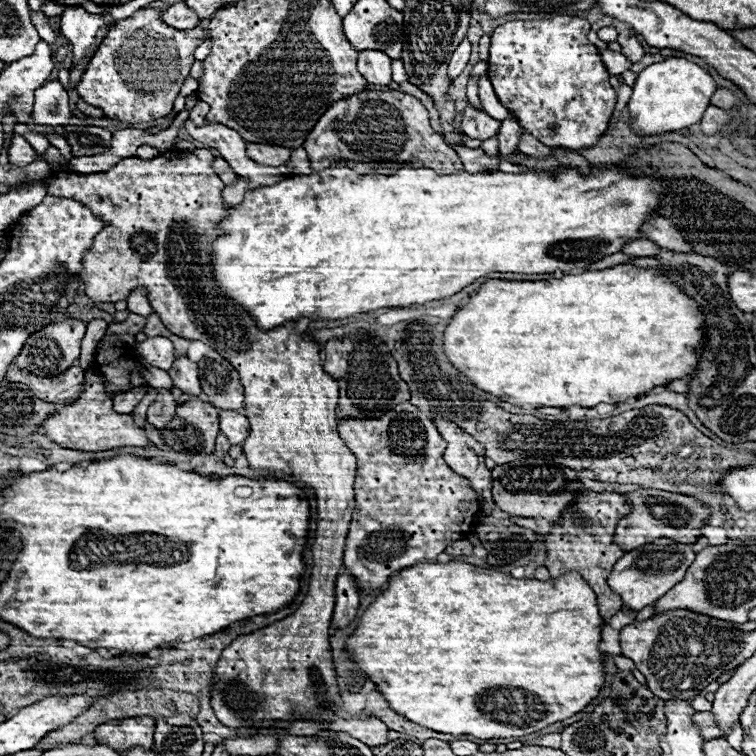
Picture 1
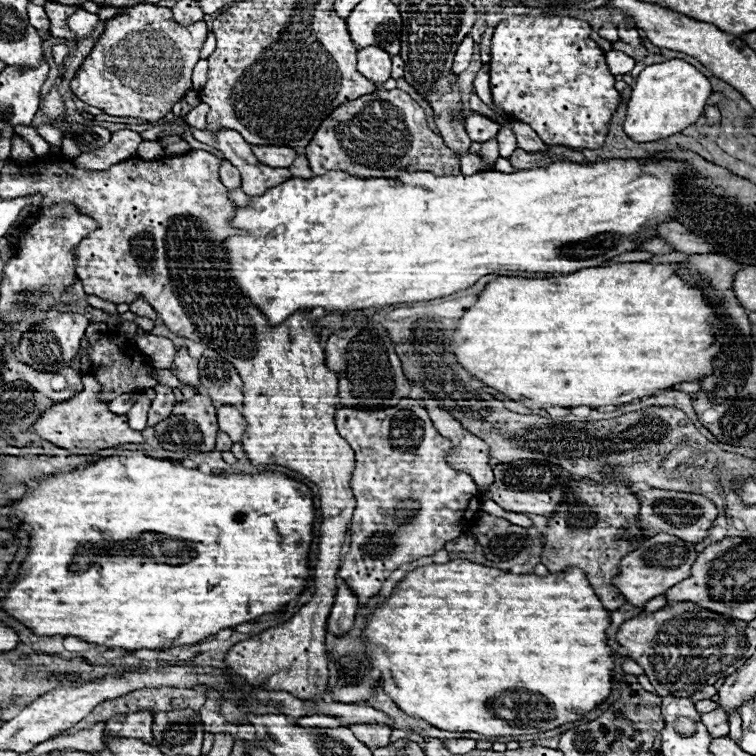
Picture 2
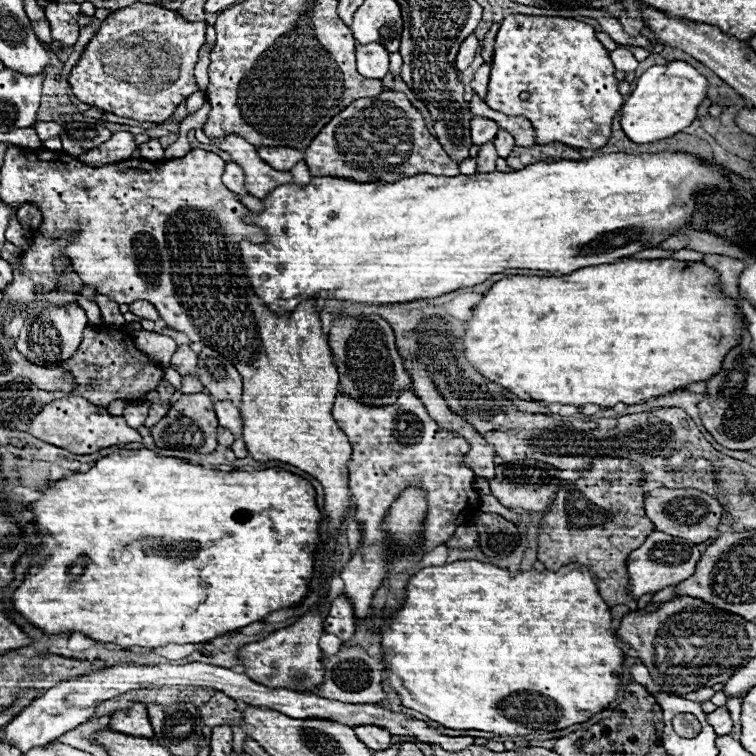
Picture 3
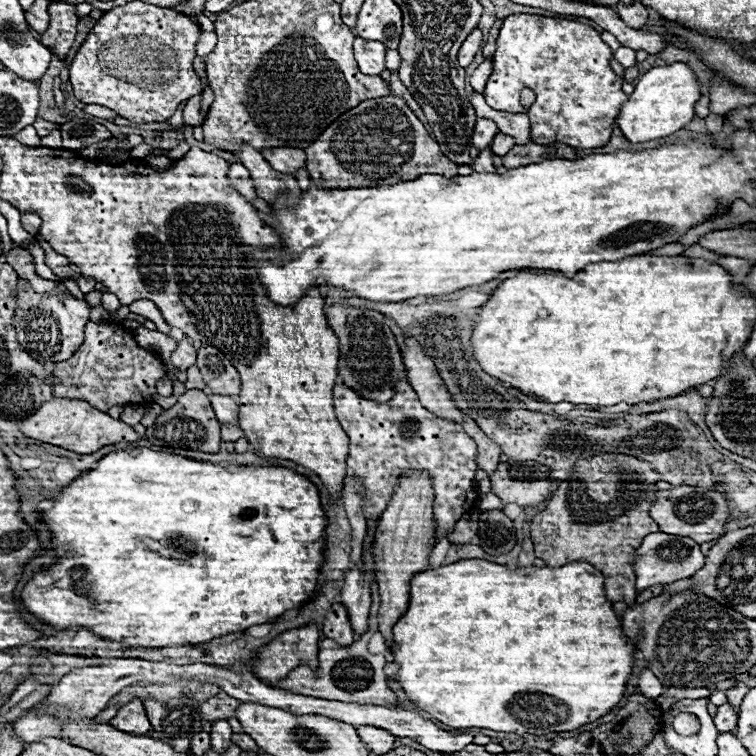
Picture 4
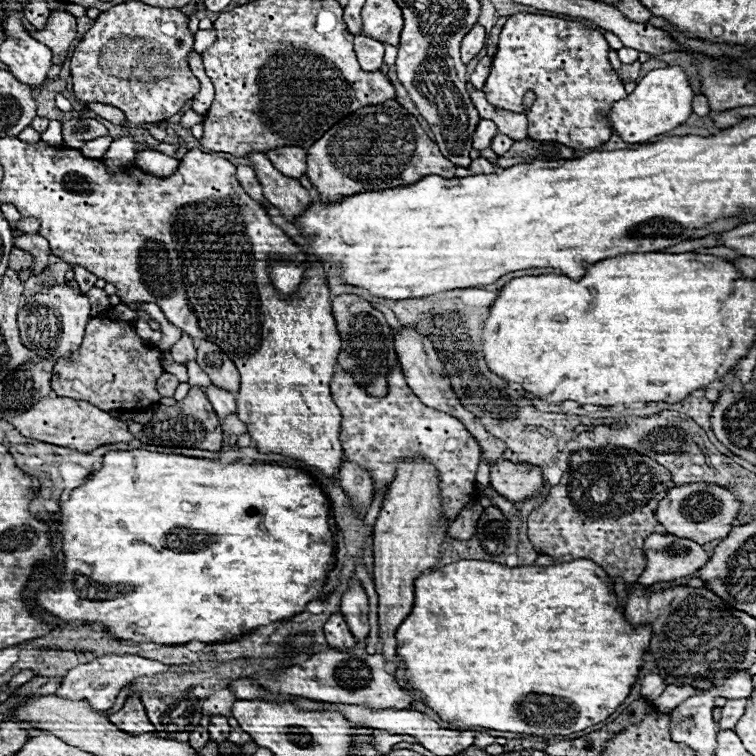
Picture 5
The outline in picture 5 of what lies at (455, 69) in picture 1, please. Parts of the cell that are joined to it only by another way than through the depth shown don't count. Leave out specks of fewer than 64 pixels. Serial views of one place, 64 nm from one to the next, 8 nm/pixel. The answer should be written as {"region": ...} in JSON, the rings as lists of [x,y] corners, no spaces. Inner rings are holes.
{"region":[[[474,24],[474,28],[464,36],[462,40],[462,62],[468,64],[482,48],[484,48],[484,42],[486,42],[486,32],[484,32],[484,26],[482,24]]]}

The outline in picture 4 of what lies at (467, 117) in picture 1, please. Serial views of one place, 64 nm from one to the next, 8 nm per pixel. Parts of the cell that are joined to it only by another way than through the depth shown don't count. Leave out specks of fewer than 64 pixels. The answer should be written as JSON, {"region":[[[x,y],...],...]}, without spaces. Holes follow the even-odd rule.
{"region":[[[478,118],[476,122],[476,128],[474,128],[474,134],[472,134],[472,144],[474,148],[478,150],[486,150],[492,142],[492,138],[498,134],[498,126],[492,122],[492,120],[486,120],[486,118]]]}

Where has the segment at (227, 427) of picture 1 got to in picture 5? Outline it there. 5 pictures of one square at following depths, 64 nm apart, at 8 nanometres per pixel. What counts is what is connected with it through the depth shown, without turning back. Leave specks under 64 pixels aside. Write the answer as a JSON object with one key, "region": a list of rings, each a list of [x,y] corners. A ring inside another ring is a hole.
{"region":[[[214,384],[206,386],[204,390],[206,390],[206,396],[212,402],[212,406],[214,406],[214,410],[216,410],[216,414],[220,418],[226,418],[228,414],[234,414],[236,412],[236,398],[234,398],[232,392],[222,390],[222,388],[214,386]]]}

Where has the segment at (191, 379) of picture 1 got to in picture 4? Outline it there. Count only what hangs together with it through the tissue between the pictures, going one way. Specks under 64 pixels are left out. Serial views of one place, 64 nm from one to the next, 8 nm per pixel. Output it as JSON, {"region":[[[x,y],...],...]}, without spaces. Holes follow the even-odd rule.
{"region":[[[182,338],[172,352],[172,364],[180,370],[188,370],[192,364],[196,364],[196,350],[190,342],[190,338]]]}

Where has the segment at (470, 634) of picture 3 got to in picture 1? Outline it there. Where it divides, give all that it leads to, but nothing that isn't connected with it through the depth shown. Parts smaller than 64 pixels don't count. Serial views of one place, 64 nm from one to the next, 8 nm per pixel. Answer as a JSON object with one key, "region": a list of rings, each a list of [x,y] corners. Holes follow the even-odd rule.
{"region":[[[420,562],[412,568],[402,570],[398,578],[392,578],[392,584],[386,588],[386,592],[382,592],[376,598],[376,602],[372,602],[370,608],[362,614],[354,636],[350,636],[346,642],[346,648],[356,656],[360,672],[364,672],[368,678],[374,680],[376,690],[380,690],[382,696],[390,702],[390,708],[406,716],[408,720],[446,734],[472,734],[476,738],[508,738],[508,736],[526,736],[532,732],[540,732],[542,728],[552,726],[554,722],[572,718],[600,694],[600,690],[606,684],[602,668],[604,652],[600,650],[602,626],[604,620],[596,604],[596,594],[578,572],[568,572],[560,578],[550,578],[542,582],[536,578],[514,578],[498,570],[488,570],[466,562],[448,562],[448,564]]]}

